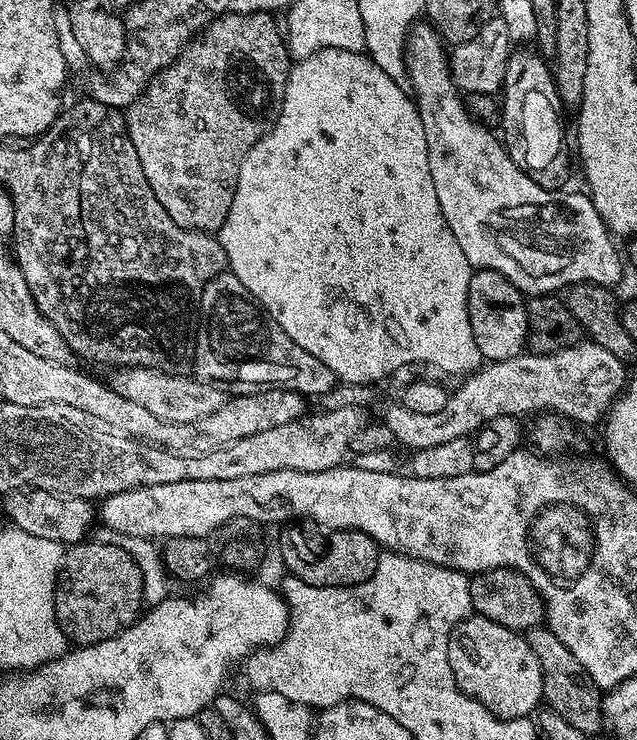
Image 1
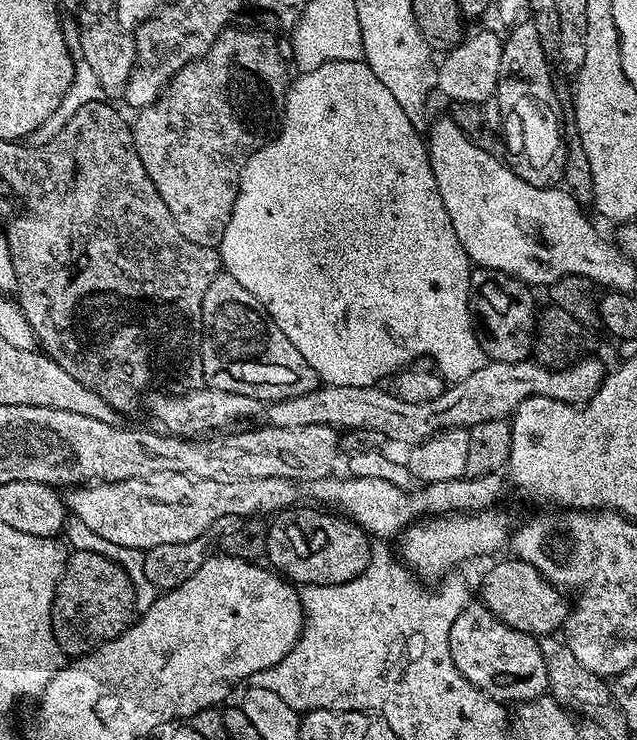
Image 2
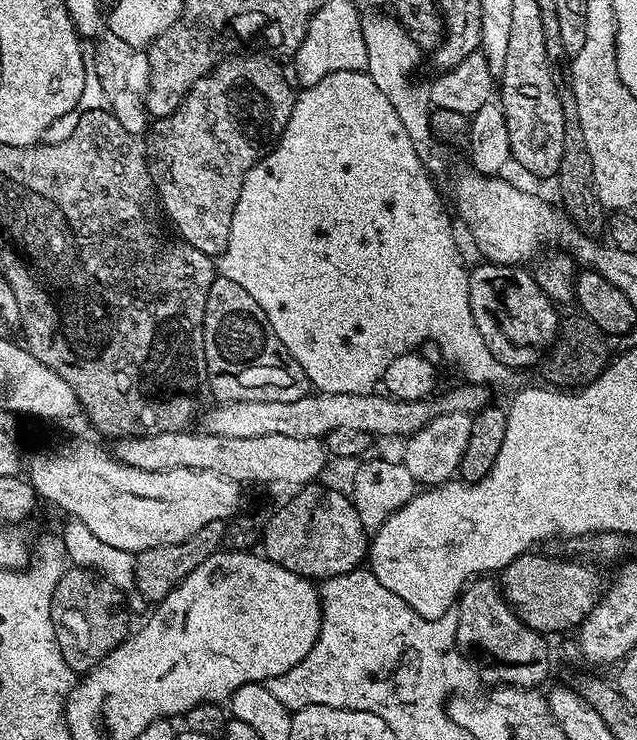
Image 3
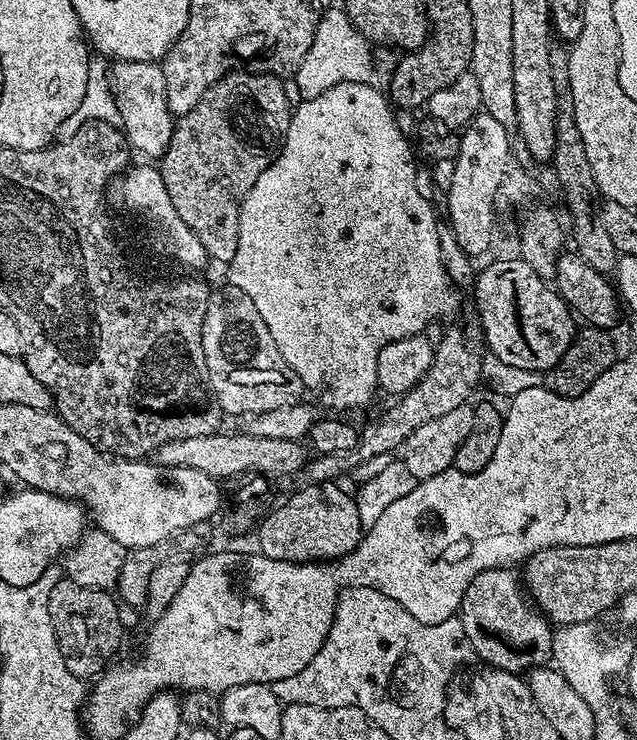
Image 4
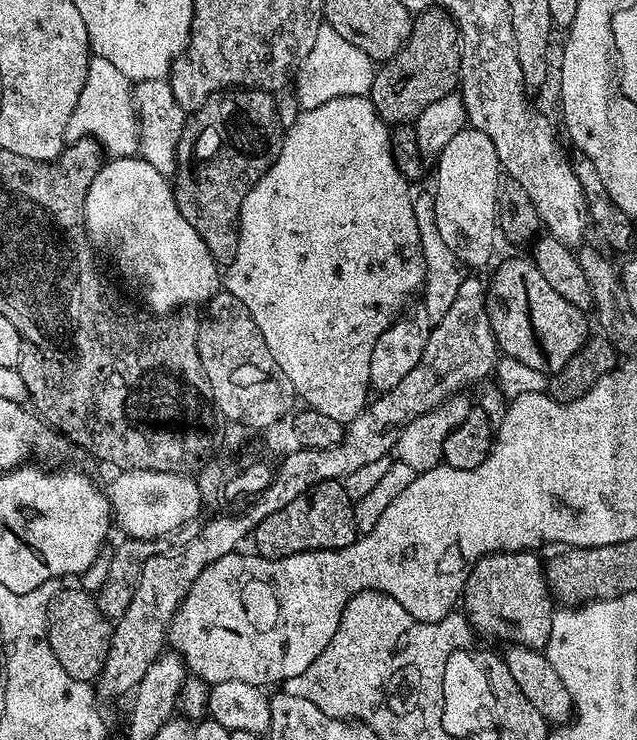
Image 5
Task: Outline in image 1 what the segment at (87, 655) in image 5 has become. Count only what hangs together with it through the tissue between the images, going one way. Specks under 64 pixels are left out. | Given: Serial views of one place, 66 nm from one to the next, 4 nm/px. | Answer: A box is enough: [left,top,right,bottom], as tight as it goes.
[56,543,144,646]

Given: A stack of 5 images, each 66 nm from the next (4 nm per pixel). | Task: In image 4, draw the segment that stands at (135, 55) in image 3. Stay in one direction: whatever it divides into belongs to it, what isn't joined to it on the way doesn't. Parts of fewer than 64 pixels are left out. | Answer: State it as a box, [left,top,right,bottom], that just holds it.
[108,60,174,158]

